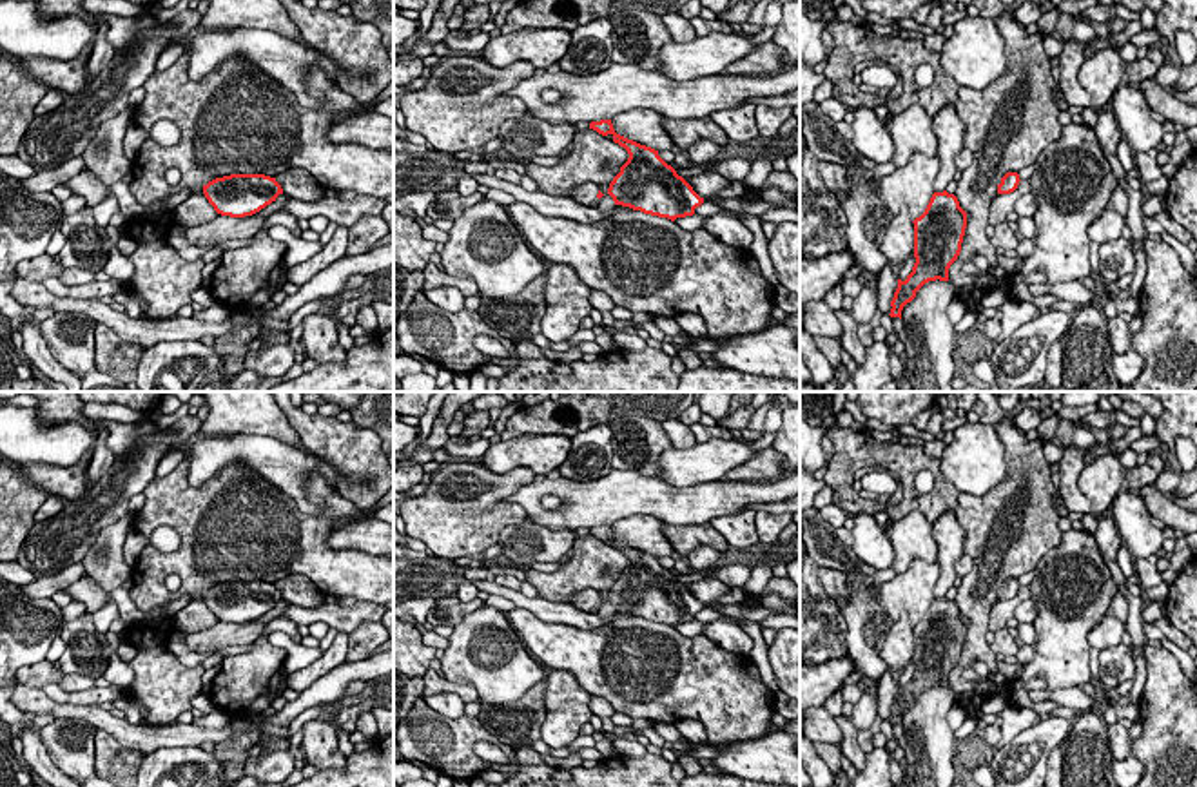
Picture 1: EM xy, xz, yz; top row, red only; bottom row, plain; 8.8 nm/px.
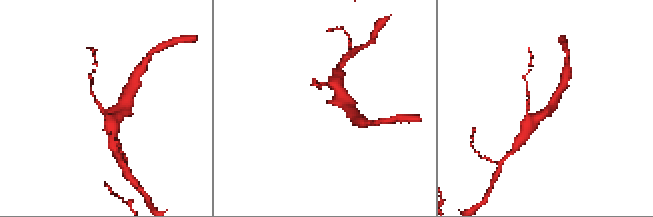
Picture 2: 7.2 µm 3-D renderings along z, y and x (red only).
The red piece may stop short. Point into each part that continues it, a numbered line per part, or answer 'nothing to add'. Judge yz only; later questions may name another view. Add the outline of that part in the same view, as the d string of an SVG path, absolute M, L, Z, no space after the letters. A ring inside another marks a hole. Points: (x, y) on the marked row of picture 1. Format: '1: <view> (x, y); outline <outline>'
nothing to add

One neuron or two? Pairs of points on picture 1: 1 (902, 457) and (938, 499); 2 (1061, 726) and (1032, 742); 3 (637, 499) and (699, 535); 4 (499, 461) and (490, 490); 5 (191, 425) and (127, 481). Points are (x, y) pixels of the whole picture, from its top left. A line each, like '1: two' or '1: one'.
1: one
2: one
3: two
4: two
5: one

